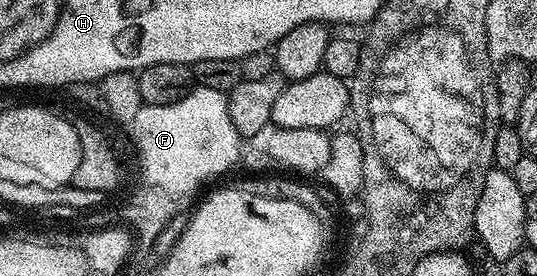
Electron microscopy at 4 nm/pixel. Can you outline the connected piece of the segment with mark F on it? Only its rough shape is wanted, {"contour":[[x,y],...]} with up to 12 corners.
{"contour":[[227,93],[143,104],[132,135],[149,180],[238,160]]}

